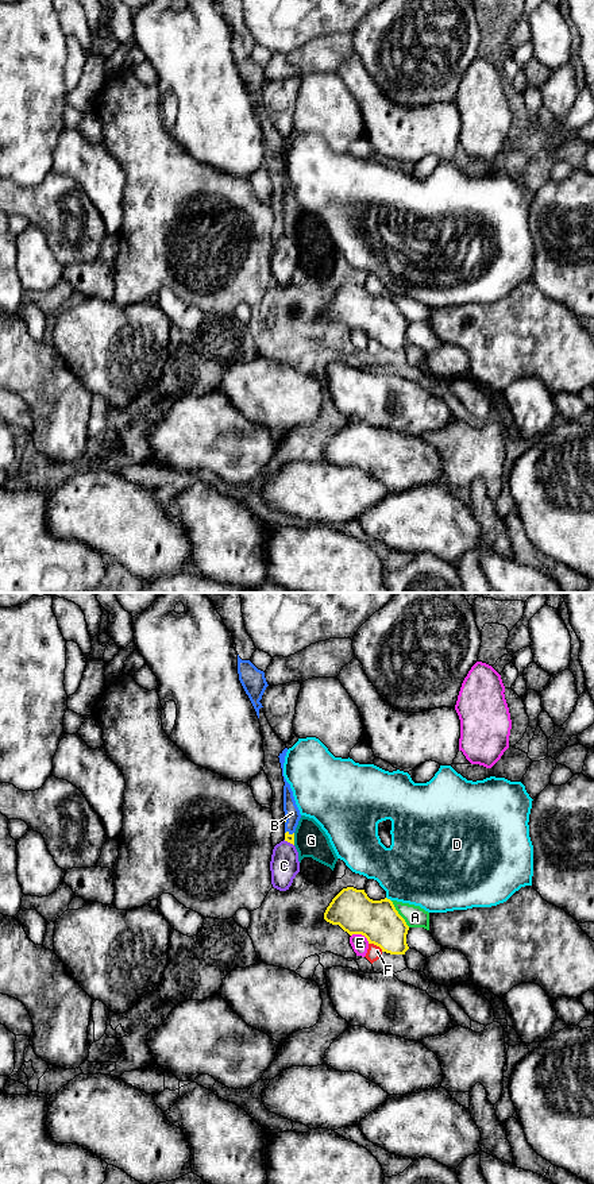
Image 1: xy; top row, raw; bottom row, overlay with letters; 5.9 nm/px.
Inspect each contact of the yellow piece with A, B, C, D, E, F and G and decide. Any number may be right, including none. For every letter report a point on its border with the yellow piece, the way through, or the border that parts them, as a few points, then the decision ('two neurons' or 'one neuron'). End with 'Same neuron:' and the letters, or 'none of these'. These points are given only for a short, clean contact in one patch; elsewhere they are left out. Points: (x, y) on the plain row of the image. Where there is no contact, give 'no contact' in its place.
A: contact xy (398, 309); two neurons
B: contact xy (288, 228); one neuron
C: contact xy (289, 236); two neurons
D: contact xy (389, 294); two neurons
E: contact xy (361, 328); two neurons
F: contact xy (375, 339); two neurons
G: contact xy (293, 234); border xy (293, 228), (294, 239); two neurons
Same neuron: B

